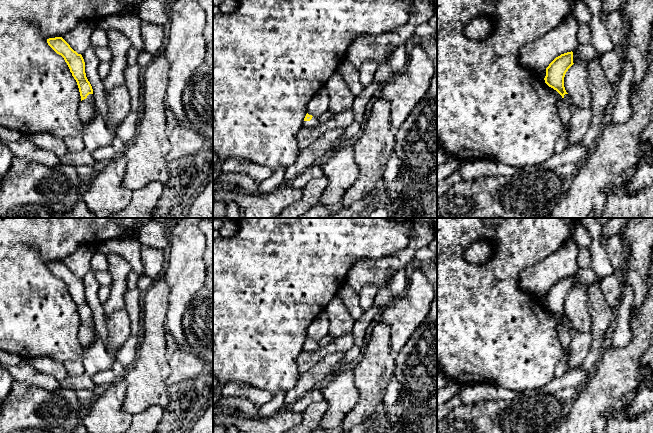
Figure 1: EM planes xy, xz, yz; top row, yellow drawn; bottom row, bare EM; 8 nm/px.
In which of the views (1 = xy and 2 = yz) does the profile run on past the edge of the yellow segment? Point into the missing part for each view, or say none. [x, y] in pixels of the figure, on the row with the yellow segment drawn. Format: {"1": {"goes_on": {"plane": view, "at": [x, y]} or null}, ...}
{"1": {"goes_on": {"plane": "xy", "at": [96, 134]}}, "2": {"goes_on": {"plane": "yz", "at": [580, 121]}}}

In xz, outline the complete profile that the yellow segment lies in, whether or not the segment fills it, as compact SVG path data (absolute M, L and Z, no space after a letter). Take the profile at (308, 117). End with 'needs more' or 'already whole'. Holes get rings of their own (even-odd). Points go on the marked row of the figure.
M308 113L306 114L303 122L303 126L310 128L310 129L315 129L321 125L320 121L318 120L317 117L309 115Z | needs more

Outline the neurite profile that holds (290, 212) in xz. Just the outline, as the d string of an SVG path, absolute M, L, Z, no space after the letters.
M325 176L312 179L303 189L300 200L290 204L276 218L299 218L319 204L319 200L328 185Z

